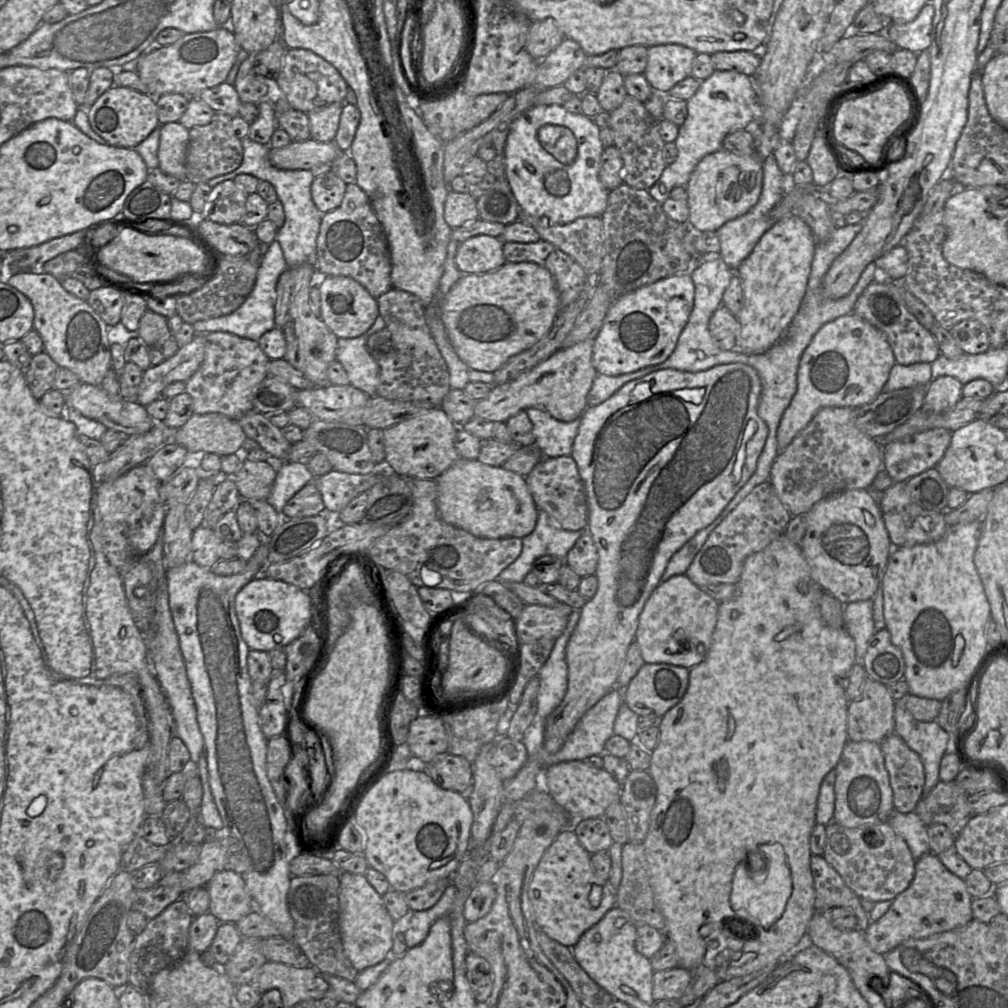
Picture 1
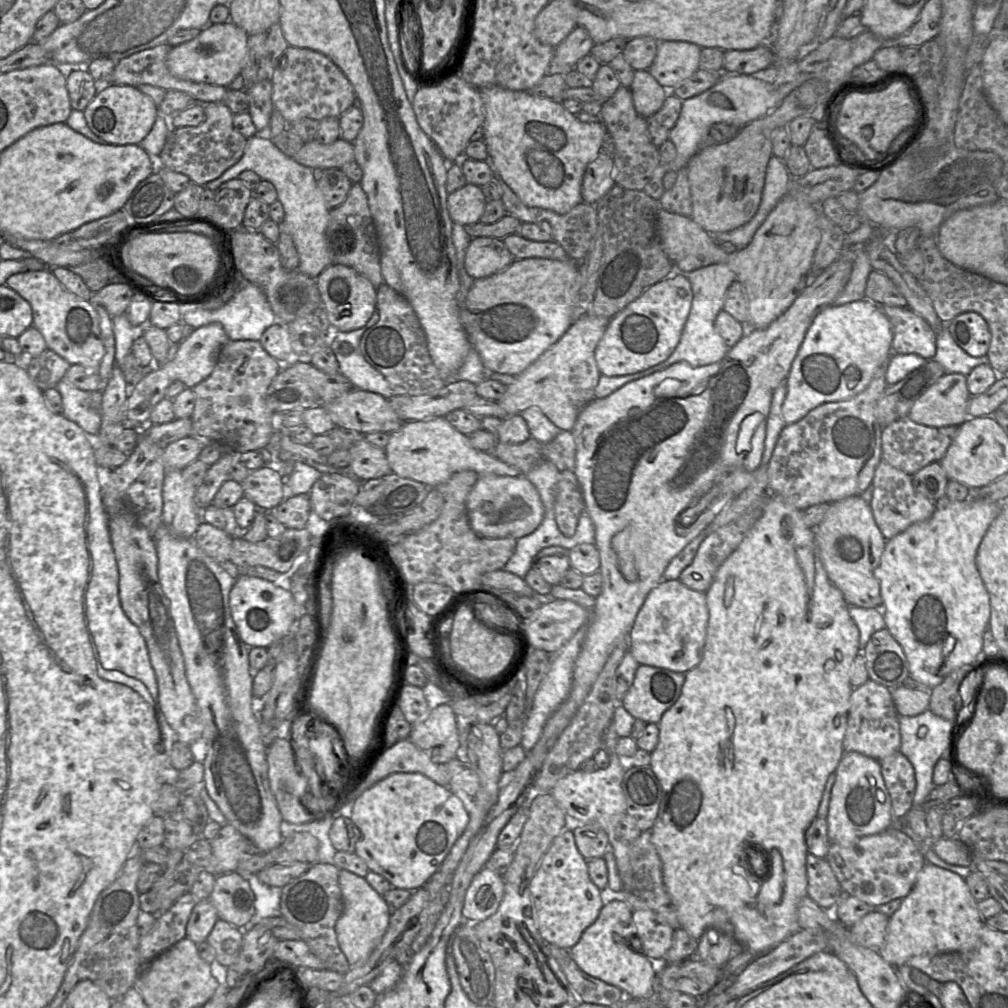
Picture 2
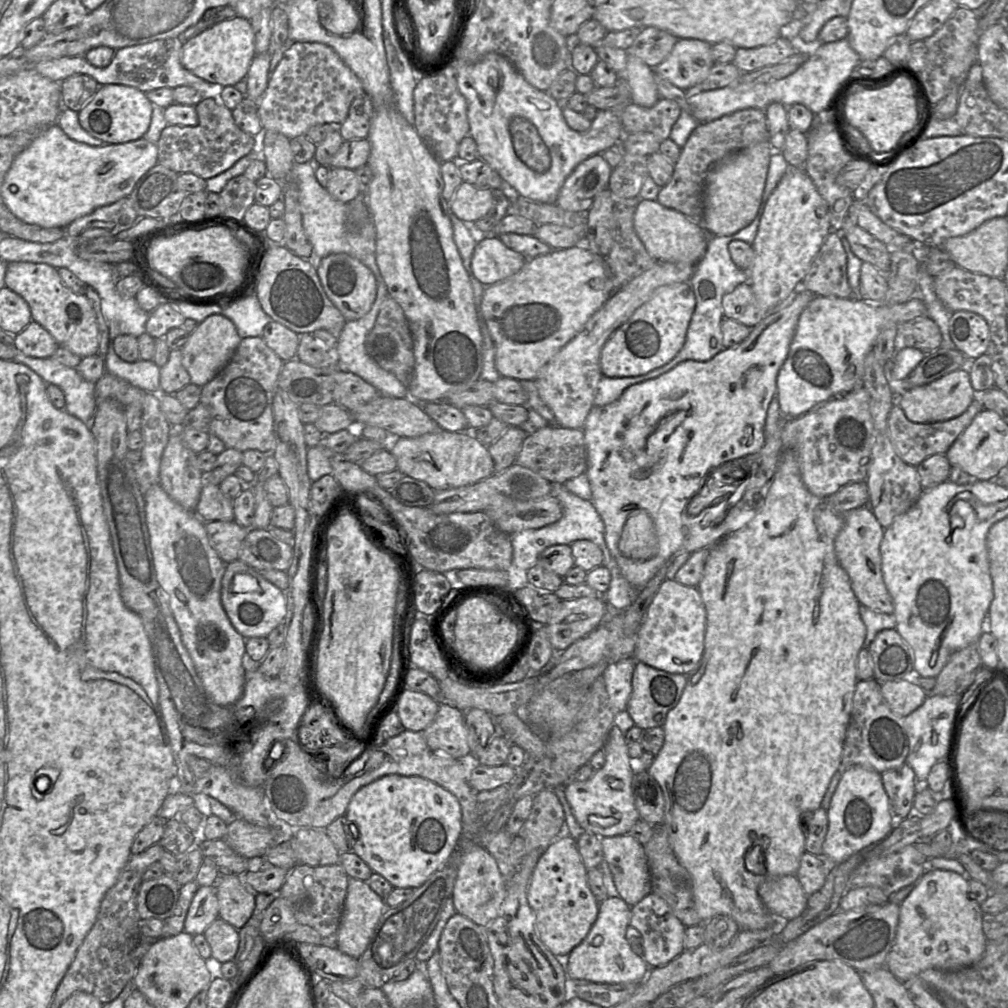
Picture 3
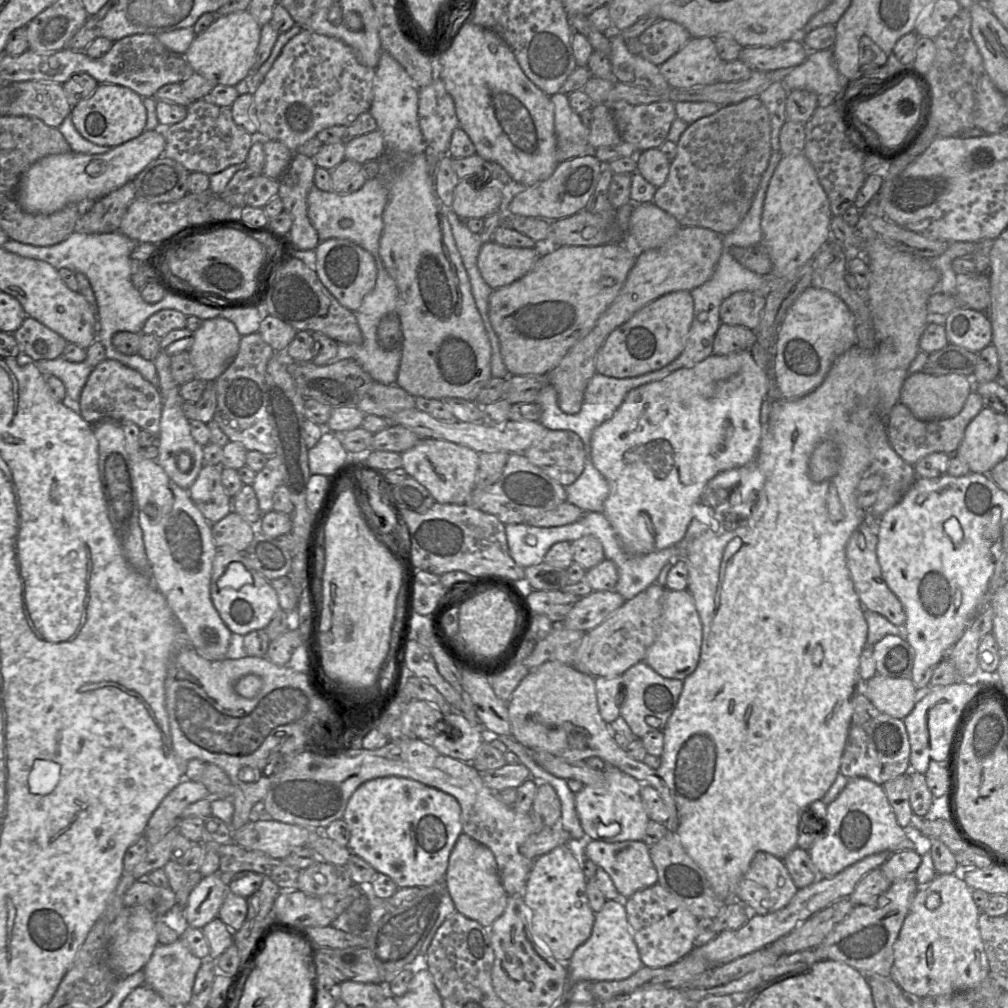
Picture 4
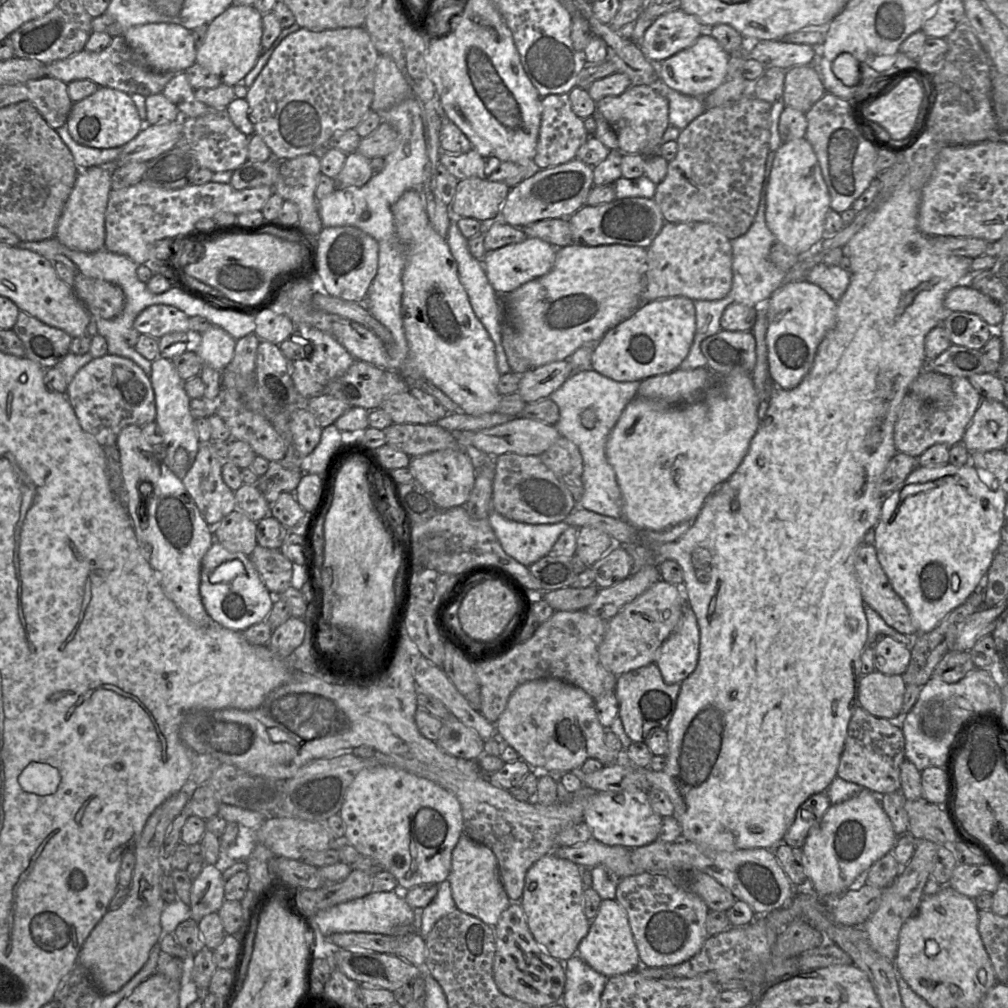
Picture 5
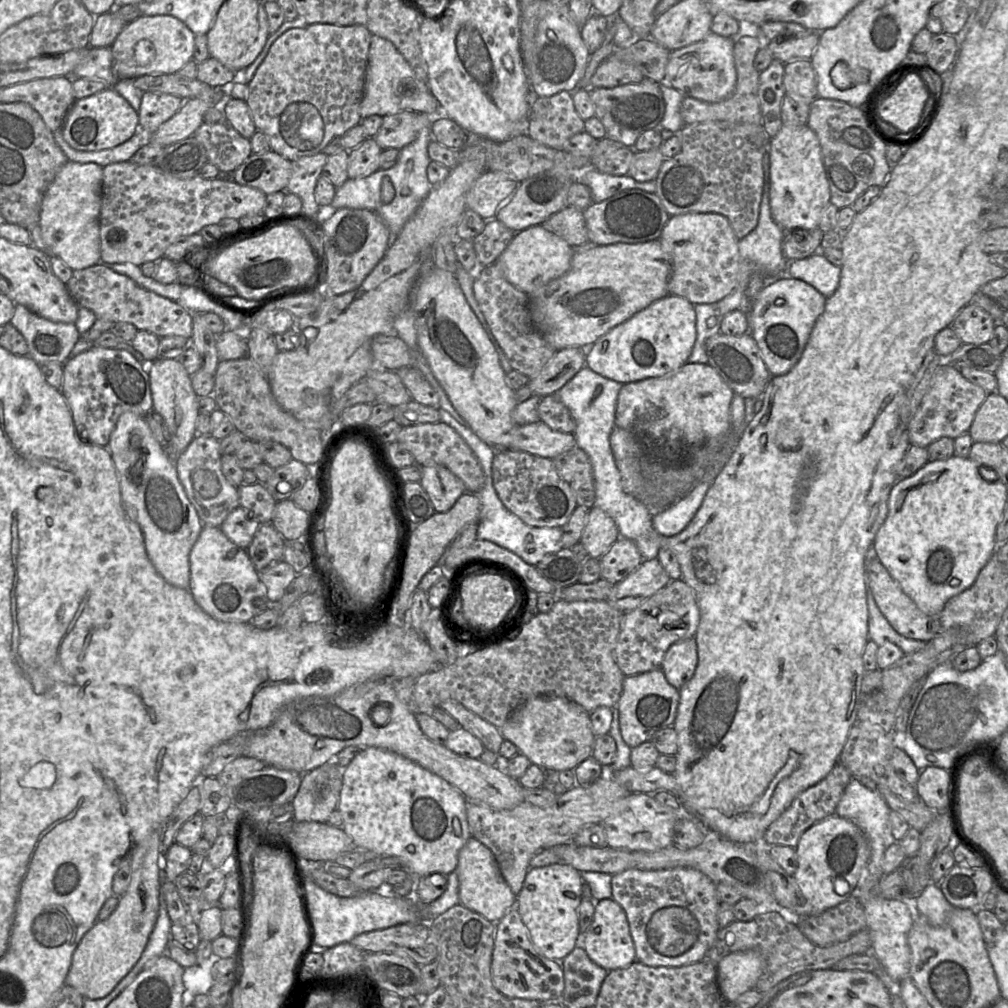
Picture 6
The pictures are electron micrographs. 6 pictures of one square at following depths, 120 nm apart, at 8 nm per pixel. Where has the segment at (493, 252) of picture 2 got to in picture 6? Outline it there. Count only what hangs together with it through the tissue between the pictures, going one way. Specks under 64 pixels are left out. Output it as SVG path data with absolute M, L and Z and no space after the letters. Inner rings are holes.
M535 225L516 232L494 263L498 263L505 278L511 284L530 296L569 270L573 252L574 248L564 239L546 230L542 225Z

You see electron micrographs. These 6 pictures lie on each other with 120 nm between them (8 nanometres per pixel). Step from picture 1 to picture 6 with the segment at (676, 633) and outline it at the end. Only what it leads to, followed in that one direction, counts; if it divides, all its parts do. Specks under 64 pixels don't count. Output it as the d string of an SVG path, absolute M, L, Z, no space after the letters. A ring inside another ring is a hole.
M695 638L672 644L666 651L661 669L666 680L678 690L693 676L697 666L697 645Z

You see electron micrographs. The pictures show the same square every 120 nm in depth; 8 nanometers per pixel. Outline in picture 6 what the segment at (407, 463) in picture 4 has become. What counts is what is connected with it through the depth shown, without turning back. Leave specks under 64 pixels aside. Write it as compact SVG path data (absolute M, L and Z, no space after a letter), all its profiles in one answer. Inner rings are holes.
M424 466L421 472L419 483L428 494L435 512L447 512L467 492L464 483L443 466Z

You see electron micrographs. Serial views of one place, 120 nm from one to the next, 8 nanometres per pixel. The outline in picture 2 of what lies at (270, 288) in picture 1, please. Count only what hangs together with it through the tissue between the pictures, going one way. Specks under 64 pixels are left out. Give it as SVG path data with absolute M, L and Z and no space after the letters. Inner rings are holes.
M243 281L235 295L221 308L215 310L196 309L184 313L182 321L199 328L210 323L219 323L230 340L259 341L264 331L275 323L282 323L274 314L263 290L254 283Z

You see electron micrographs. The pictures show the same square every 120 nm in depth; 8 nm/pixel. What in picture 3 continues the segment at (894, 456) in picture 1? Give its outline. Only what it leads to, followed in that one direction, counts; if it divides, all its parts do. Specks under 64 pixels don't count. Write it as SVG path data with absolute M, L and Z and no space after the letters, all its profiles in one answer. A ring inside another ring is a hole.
M976 398L965 412L955 418L934 423L916 423L910 421L902 408L895 403L888 416L889 438L897 455L908 465L917 467L932 455L946 454L954 441L982 409L979 398Z

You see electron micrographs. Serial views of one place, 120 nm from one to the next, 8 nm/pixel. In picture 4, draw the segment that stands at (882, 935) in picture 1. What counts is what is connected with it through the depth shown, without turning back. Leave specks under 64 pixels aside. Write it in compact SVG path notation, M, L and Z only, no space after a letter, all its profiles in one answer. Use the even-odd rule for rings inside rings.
M960 873L936 874L927 885L920 885L894 944L890 977L912 999L953 995L978 988L989 979L989 961L984 950L978 918L981 910L972 897L972 889Z

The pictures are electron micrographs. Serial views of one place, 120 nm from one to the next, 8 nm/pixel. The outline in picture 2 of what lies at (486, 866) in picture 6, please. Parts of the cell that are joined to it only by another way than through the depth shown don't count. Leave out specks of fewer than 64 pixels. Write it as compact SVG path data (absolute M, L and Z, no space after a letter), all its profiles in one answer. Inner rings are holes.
M483 867L467 889L462 916L465 922L481 922L497 910L504 896L503 877Z

